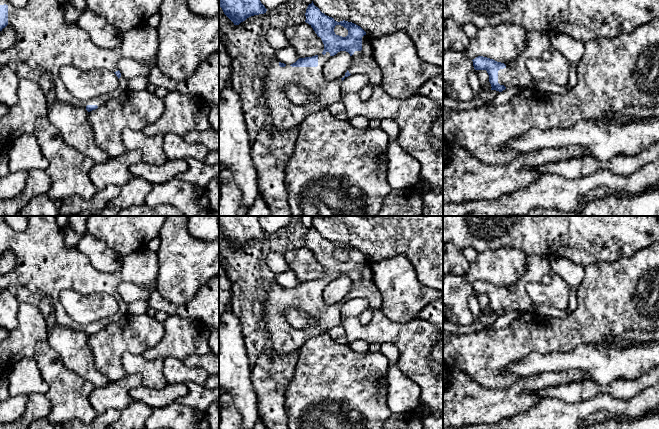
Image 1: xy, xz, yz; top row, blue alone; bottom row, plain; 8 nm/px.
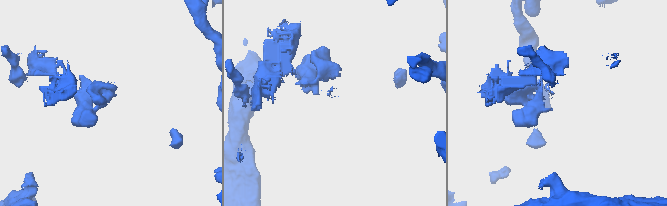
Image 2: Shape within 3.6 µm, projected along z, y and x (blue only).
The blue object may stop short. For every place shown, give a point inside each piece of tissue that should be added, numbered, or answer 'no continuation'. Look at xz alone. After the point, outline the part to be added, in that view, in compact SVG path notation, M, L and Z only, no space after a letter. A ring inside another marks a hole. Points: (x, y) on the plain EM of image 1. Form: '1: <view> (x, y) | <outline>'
1: xz (284, 338) | M326 276L325 279L319 278L317 291L292 291L290 289L280 291L279 286L276 283L268 287L267 295L263 304L261 323L267 331L268 340L271 341L269 349L271 349L275 355L285 355L295 350L298 351L310 339L328 332L333 327L341 325L342 303L327 305L323 301L324 287L330 281L329 276ZM288 308L299 309L310 317L316 319L317 322L308 326L306 330L294 328L285 317Z

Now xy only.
1: xy (44, 263) | M0 216L0 229L8 230L8 249L13 250L17 257L17 265L7 274L0 274L0 292L11 285L27 286L37 289L46 296L53 305L56 323L72 330L86 333L87 329L104 329L109 323L118 321L127 315L127 304L121 299L118 311L112 316L88 324L75 322L60 303L59 296L64 290L72 290L81 294L91 295L108 293L118 295L117 288L123 282L131 282L142 286L149 294L147 300L150 307L163 311L169 316L178 315L183 318L200 321L210 329L219 329L219 275L208 281L196 293L195 297L184 305L176 305L166 300L157 291L159 262L157 253L148 248L140 249L122 258L121 269L117 273L104 273L96 270L87 256L76 247L65 246L63 230L57 224L56 216L28 216L28 227L23 232L13 230L5 224Z

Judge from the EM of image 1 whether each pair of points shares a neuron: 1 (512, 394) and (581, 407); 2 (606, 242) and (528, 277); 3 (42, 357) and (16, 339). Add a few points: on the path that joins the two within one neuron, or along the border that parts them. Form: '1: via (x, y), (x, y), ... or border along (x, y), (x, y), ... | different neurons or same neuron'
1: border along (542, 398), (529, 409), (521, 412) | different neurons
2: border along (527, 255), (534, 254), (548, 257) | different neurons
3: border along (46, 340), (40, 340), (36, 344), (32, 357) | different neurons

